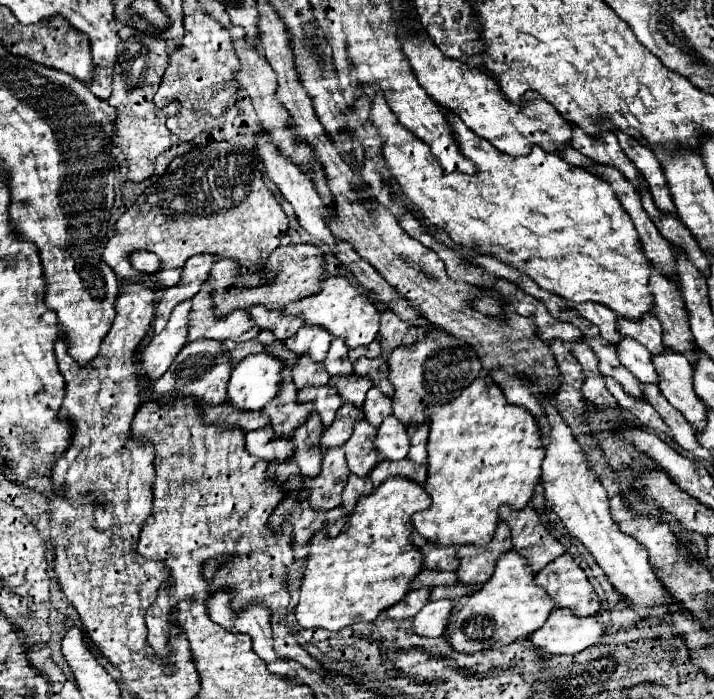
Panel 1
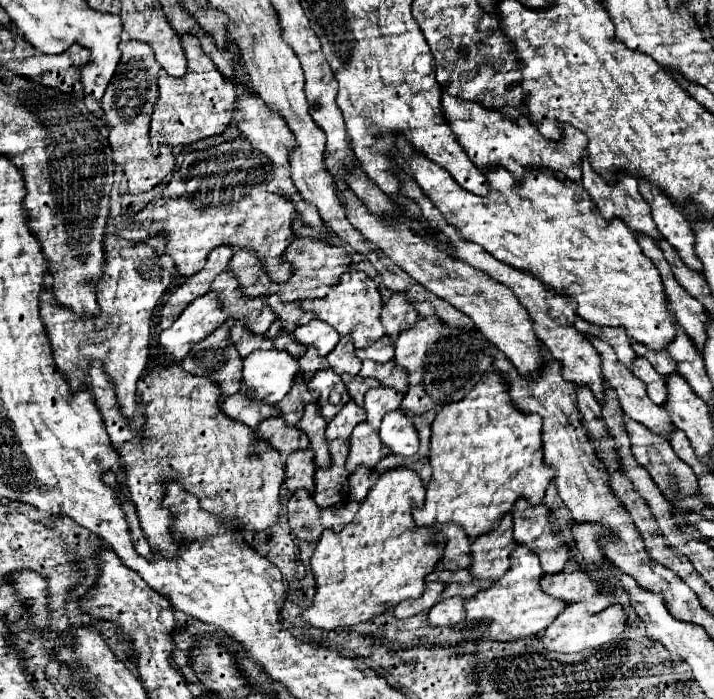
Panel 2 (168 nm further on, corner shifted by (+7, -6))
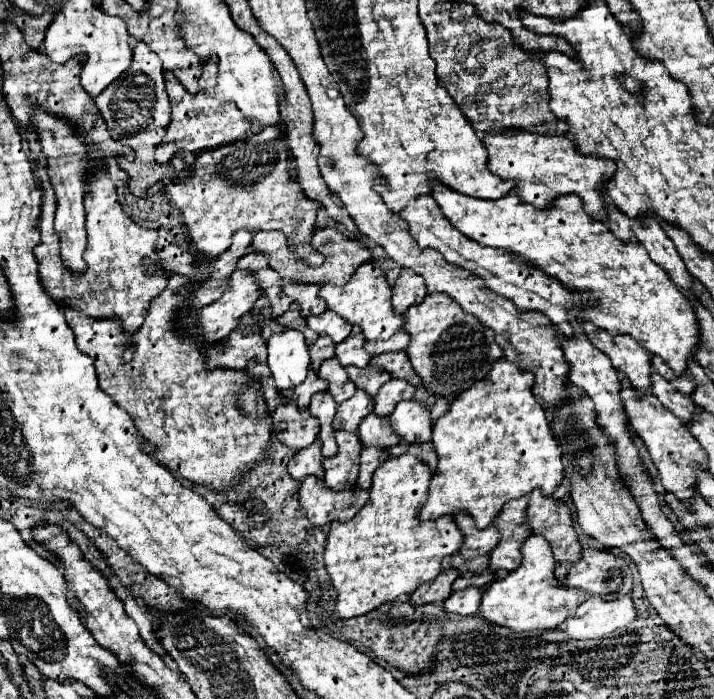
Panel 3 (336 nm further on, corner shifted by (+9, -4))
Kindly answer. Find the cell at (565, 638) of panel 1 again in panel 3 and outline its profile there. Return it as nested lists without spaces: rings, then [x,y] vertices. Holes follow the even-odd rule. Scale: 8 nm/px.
[[[590,596],[566,622],[564,632],[572,640],[594,640],[626,628],[636,620],[636,608],[630,596],[604,600]]]

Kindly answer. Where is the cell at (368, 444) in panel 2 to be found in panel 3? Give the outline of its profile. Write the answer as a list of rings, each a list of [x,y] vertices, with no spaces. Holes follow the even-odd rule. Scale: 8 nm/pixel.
[[[368,414],[360,424],[360,438],[364,446],[378,446],[378,448],[390,448],[400,442],[400,436],[392,432],[392,426],[388,424],[388,416],[374,416]]]

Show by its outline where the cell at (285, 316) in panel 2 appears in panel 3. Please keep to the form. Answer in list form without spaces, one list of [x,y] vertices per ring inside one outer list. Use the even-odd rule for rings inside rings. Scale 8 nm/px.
[[[298,284],[298,304],[302,308],[302,316],[308,318],[310,314],[322,314],[328,306],[320,300],[318,284]]]

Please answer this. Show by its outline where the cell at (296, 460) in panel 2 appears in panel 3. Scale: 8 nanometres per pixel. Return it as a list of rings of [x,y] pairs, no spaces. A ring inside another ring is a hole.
[[[316,438],[310,446],[298,450],[288,464],[288,472],[294,480],[304,480],[306,476],[314,474],[316,478],[324,478],[322,470],[322,452],[320,452],[320,438]]]

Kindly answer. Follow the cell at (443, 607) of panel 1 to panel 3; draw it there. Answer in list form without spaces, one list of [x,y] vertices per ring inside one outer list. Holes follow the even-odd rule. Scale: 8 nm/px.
[[[474,586],[452,592],[450,598],[444,600],[444,608],[448,612],[456,612],[456,614],[462,614],[462,616],[472,616],[480,610],[480,592],[482,590],[474,588]]]

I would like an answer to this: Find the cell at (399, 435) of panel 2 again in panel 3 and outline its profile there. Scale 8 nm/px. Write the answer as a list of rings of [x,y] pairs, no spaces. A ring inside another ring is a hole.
[[[404,400],[396,406],[396,410],[390,414],[390,424],[394,432],[404,442],[428,442],[432,436],[432,420],[430,420],[430,408],[416,400]]]

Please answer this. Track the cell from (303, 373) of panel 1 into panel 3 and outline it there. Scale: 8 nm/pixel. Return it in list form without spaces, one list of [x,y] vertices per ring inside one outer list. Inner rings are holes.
[[[320,334],[320,338],[318,338],[314,344],[310,344],[310,356],[312,356],[312,370],[314,370],[314,372],[318,372],[322,360],[334,356],[334,346],[336,346],[336,344],[334,344],[332,338],[326,336],[326,334]]]

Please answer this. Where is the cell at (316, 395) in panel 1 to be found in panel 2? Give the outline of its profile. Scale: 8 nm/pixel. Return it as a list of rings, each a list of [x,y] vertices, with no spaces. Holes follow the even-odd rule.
[[[330,368],[316,372],[314,378],[308,382],[308,390],[318,394],[318,406],[326,422],[330,422],[342,410],[342,392],[344,392],[344,404],[350,400],[344,382]]]

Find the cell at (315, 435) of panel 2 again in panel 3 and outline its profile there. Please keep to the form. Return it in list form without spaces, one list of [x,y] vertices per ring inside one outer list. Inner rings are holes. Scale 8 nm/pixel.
[[[318,392],[312,396],[310,408],[312,416],[320,420],[320,440],[322,440],[322,454],[324,456],[334,456],[338,452],[336,440],[334,440],[334,430],[332,430],[332,420],[336,414],[336,402],[332,400],[330,392]]]

